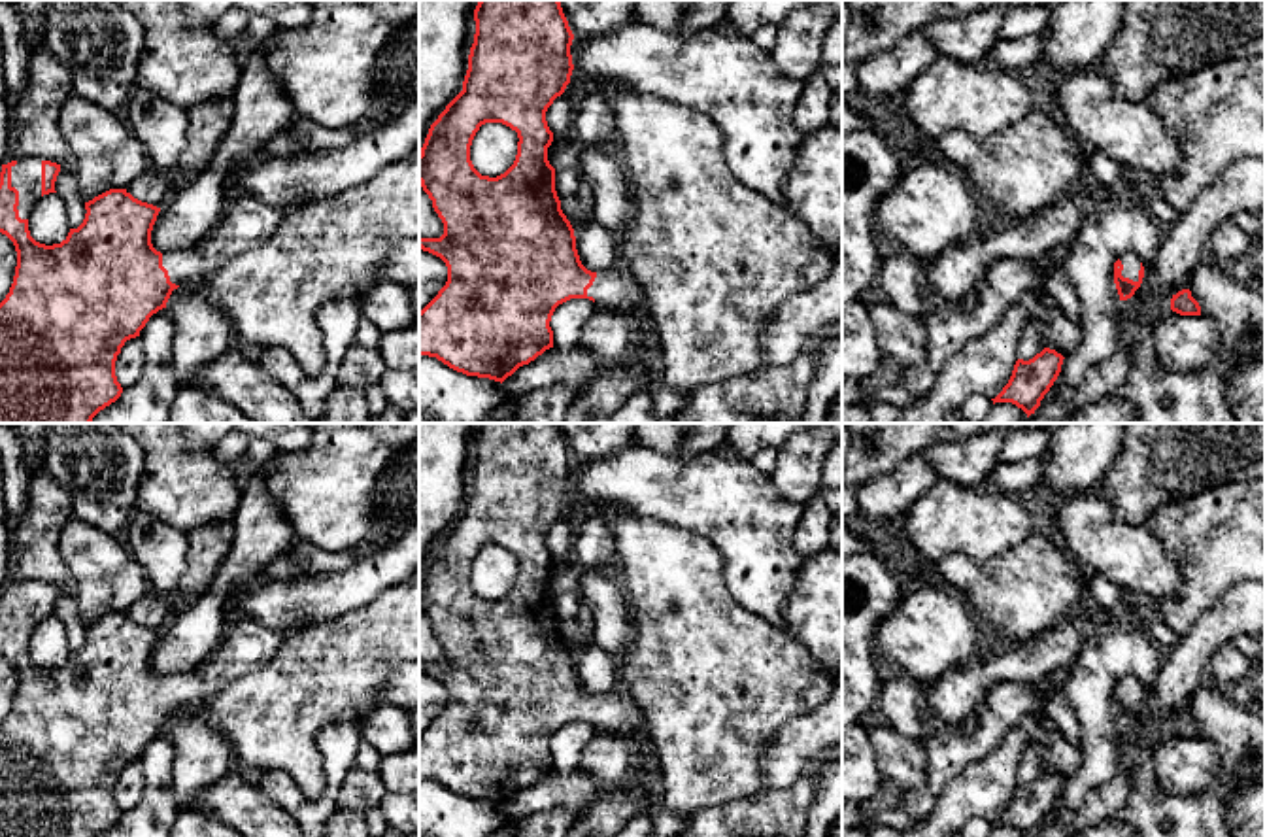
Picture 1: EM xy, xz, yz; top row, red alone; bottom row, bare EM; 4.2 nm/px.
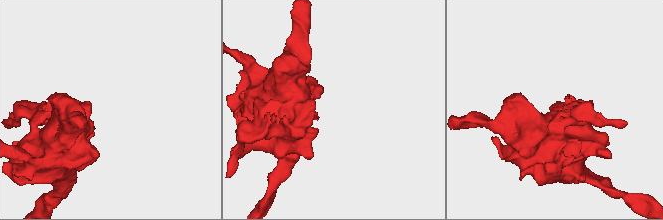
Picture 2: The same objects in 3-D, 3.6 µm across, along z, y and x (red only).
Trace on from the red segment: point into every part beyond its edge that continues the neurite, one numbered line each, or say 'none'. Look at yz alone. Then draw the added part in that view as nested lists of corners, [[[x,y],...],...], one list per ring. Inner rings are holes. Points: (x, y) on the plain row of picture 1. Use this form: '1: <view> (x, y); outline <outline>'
1: yz (1130, 683); outline [[[1125,675],[1120,684],[1123,688],[1122,699],[1138,705],[1142,682],[1135,675]]]

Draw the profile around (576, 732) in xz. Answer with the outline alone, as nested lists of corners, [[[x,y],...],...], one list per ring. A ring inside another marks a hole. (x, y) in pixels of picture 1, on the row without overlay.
[[[570,722],[559,727],[551,739],[553,771],[566,775],[580,767],[583,746],[599,733],[599,727],[589,722]]]

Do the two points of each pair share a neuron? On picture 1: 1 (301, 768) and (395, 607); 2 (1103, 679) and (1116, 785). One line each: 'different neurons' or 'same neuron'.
1: same neuron
2: different neurons

